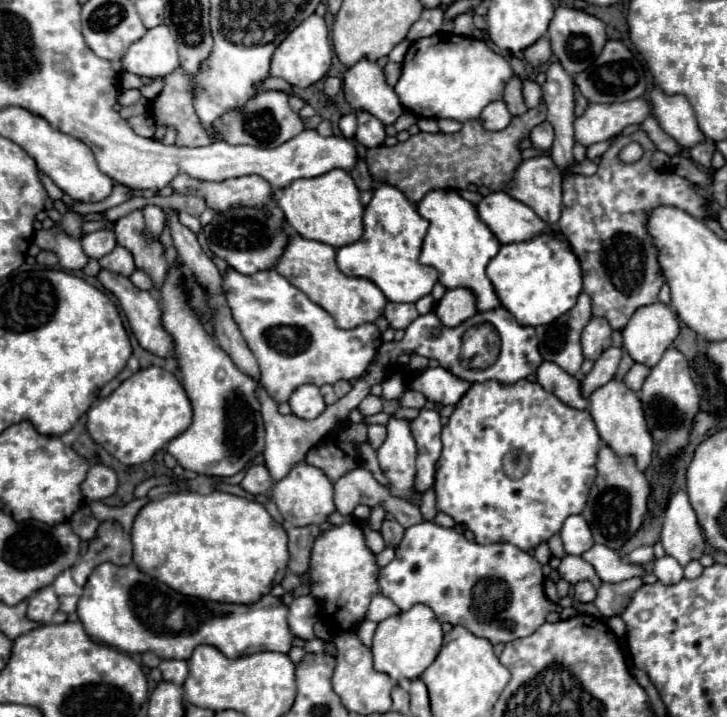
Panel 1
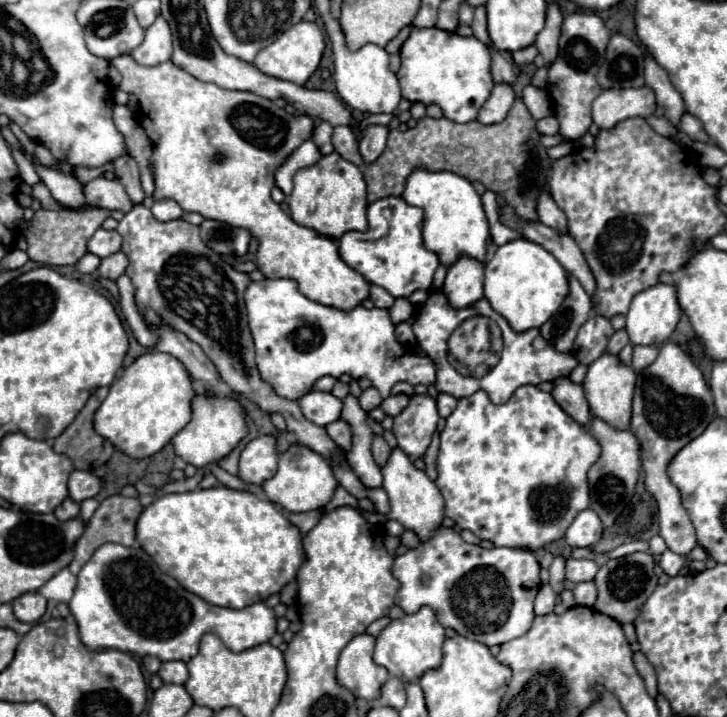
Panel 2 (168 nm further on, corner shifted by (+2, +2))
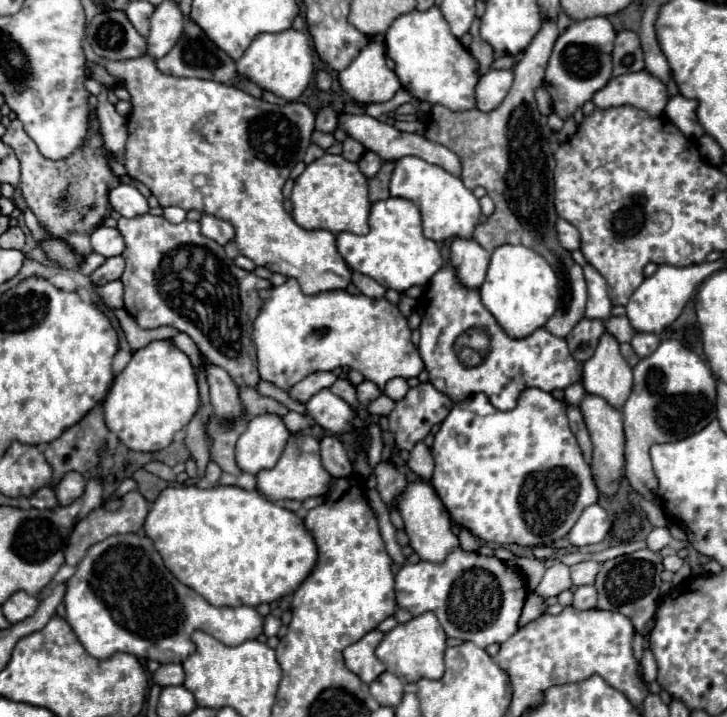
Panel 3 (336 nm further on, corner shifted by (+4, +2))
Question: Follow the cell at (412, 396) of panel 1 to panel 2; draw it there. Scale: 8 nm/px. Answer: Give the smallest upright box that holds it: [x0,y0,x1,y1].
[382,394,410,416]

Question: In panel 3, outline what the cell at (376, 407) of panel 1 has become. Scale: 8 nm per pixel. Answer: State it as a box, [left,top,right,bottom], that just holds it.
[356,380,382,406]

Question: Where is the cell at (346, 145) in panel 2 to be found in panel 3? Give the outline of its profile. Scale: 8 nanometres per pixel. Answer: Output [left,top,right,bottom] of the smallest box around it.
[316,108,338,132]

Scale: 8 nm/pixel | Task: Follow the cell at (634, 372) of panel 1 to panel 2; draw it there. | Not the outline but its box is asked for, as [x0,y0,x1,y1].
[632,346,658,374]

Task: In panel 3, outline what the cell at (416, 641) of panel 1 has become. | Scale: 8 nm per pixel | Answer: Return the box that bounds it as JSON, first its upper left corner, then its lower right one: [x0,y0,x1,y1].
[376,612,446,684]

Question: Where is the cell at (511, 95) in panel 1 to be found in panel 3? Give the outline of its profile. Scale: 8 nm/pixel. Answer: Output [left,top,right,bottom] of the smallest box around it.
[468,18,494,74]

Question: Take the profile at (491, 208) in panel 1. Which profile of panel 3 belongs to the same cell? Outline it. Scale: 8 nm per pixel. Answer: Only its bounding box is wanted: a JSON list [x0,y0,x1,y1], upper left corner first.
[584,266,612,320]

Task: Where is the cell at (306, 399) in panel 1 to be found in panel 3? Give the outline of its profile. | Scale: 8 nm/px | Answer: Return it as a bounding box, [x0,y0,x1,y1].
[306,388,354,434]

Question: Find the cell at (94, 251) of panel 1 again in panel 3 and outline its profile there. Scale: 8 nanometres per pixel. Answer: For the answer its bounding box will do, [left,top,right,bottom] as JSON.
[92,226,124,258]

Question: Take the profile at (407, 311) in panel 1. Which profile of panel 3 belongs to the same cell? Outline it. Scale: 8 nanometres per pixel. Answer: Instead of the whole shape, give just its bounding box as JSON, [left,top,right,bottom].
[352,272,386,300]

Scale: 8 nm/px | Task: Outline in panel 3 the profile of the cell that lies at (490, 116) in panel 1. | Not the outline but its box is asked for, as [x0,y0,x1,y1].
[474,70,514,112]

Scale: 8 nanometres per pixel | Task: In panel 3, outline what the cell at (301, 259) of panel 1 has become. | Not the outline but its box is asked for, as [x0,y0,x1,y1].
[82,38,350,294]

